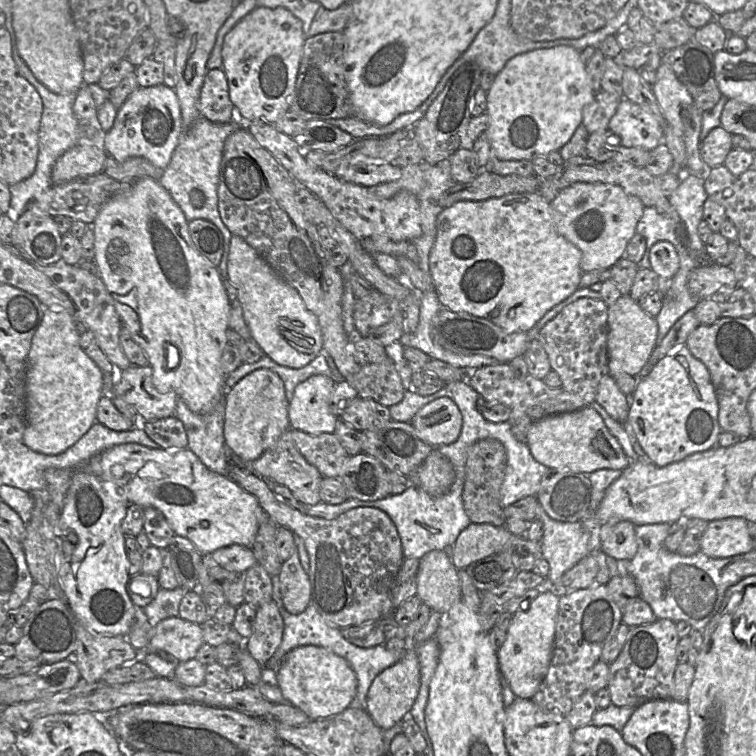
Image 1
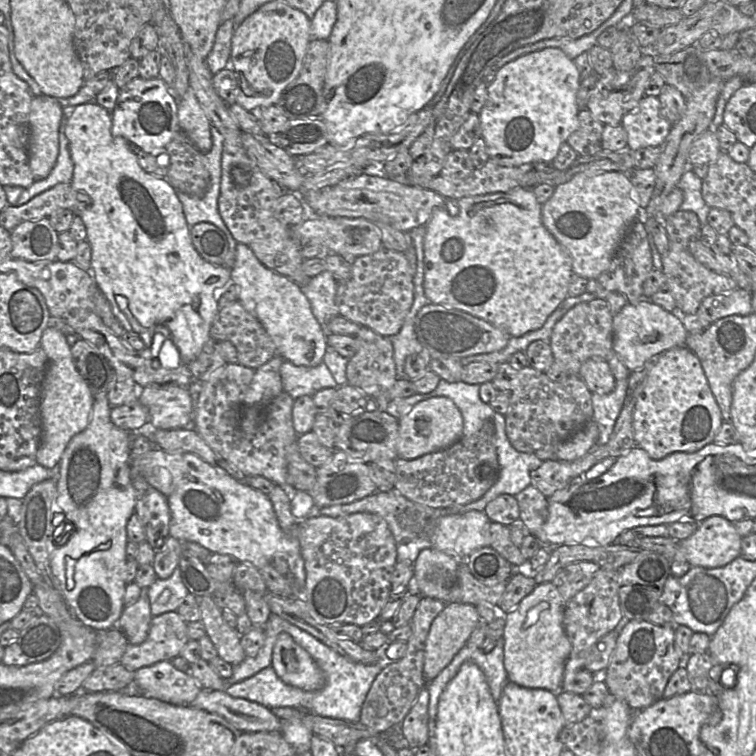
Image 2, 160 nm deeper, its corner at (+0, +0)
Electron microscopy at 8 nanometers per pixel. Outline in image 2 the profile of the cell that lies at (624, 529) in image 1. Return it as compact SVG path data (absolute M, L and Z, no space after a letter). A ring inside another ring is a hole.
M712 515L703 519L694 533L687 538L675 539L668 534L661 537L644 537L630 541L628 546L641 547L670 560L677 552L681 552L691 567L717 568L727 565L741 555L741 539L731 521L720 515Z

